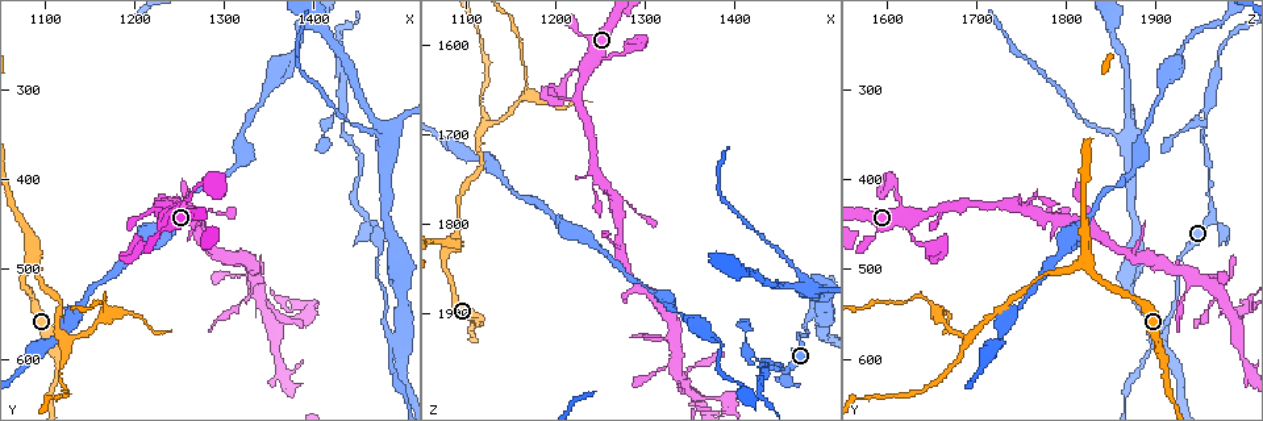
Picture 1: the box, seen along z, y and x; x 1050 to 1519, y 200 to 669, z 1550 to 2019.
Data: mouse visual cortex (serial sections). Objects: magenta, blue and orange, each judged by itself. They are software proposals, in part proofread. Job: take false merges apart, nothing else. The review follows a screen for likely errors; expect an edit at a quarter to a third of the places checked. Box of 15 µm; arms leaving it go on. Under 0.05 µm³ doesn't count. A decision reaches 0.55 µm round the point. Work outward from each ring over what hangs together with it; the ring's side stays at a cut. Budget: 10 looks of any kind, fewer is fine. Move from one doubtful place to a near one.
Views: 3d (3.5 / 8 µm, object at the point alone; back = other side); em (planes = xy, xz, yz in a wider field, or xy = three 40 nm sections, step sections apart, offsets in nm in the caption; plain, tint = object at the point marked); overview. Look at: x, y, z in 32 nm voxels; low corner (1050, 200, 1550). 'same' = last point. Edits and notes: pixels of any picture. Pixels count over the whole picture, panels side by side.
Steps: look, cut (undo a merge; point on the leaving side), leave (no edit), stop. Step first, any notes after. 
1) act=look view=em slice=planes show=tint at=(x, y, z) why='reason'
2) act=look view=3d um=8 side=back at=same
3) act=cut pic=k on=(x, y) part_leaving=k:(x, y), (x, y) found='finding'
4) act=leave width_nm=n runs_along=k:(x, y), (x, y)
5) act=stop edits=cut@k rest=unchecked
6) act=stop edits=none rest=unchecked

act=look view=3d um=3.5 at=(1435, 325, 1955) why='branch point'

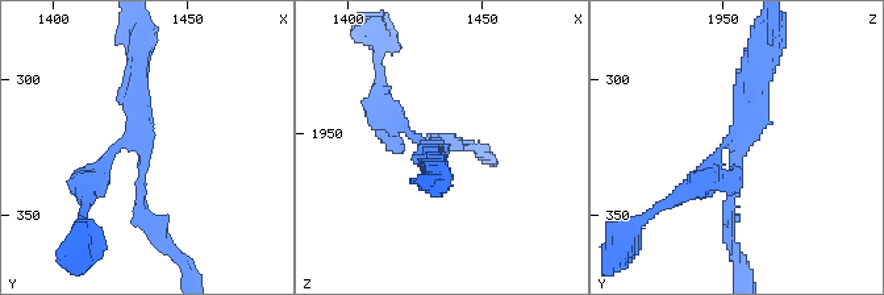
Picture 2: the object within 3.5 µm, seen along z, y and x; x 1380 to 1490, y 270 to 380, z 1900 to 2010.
act=look view=em slice=xy step=5 show=tint at=(1432, 324, 1955) arms=3 arm_widths_nm=150,250,300 why='shape alone is not enough'

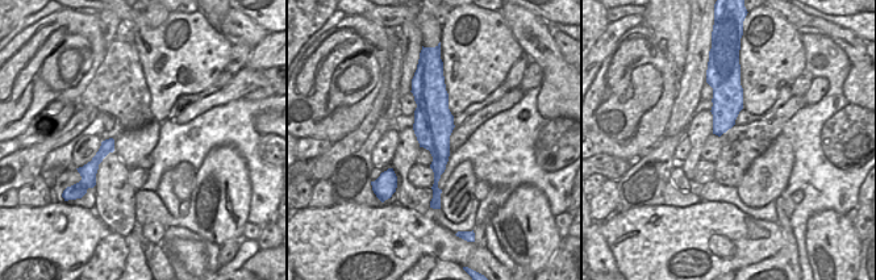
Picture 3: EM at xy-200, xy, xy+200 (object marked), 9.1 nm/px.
act=leave runs_along=3:(426, 84), (438, 145), (437, 197) found='all the same cell'

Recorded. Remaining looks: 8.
act=look view=3d um=3.5 at=(1495, 580, 1905) why='sharp bend'

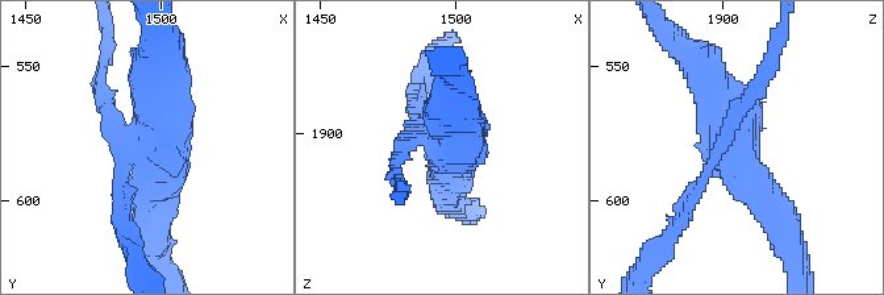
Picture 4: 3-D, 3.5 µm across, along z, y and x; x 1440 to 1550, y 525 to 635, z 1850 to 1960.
act=look view=em slice=xy step=2 show=tint at=(1495, 576, 1902)

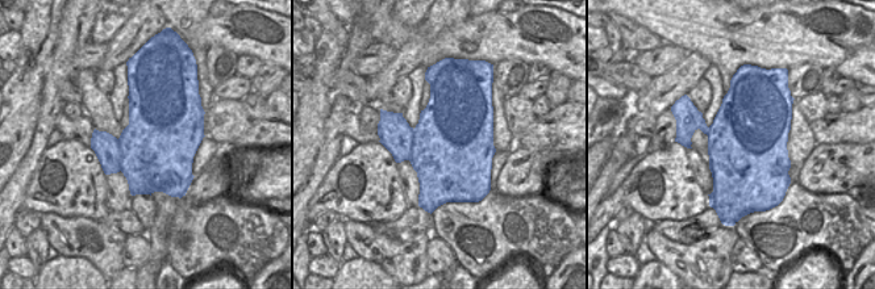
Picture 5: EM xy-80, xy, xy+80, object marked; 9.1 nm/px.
act=cut pic=4 on=(163, 117) arms=4 part_leaving=4:(130, 136), (162, 120), (158, 46) found='a second cell is stuck on'

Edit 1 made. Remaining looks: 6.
act=look view=overview why='see it whole again'

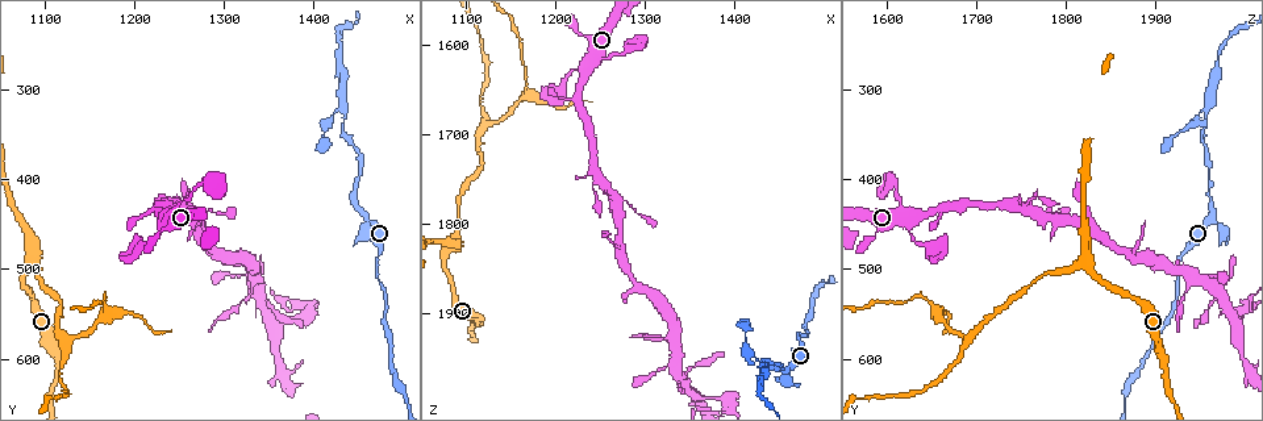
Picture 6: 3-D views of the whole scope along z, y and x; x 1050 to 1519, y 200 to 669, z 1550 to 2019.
act=look view=3d um=3.5 at=(1120, 580, 1690) why='a fork'

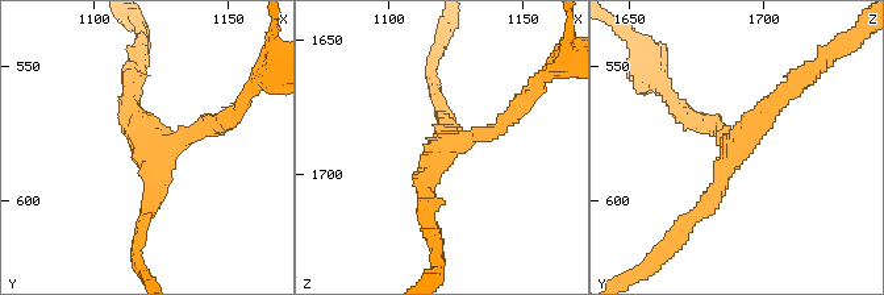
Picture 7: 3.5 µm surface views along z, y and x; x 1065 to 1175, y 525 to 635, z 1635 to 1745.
act=look view=em slice=xy step=1 show=plain at=(1121, 577, 1692) arms=3 arm_widths_nm=150,200,250

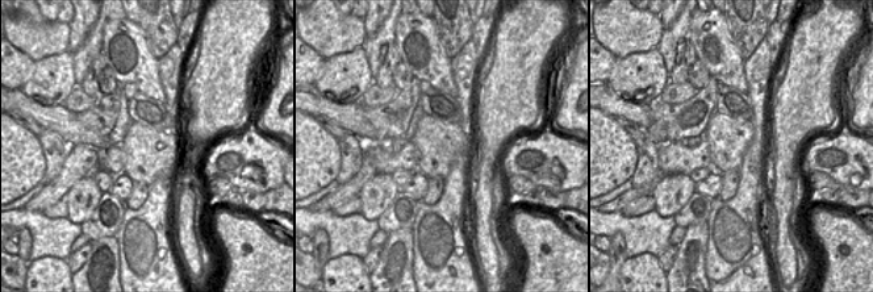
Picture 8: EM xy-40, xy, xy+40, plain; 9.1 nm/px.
act=look view=em slice=xy step=1 show=tint at=same

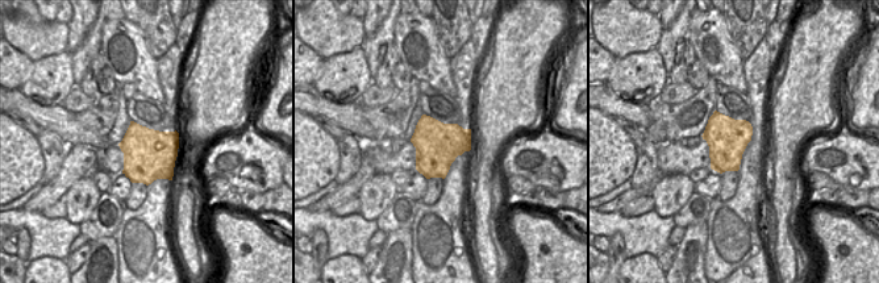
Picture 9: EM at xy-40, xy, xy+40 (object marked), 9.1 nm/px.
act=leave runs_along=7:(425, 212), (437, 156), (509, 115) found='one cell here'

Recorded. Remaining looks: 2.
act=look view=3d um=8 side=back at=(1235, 450, 1625) why='four-way junction'

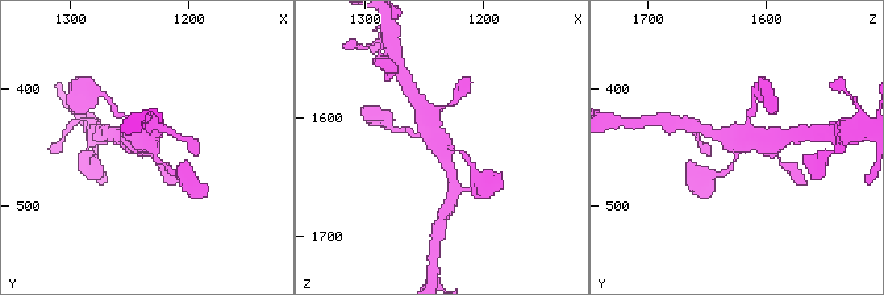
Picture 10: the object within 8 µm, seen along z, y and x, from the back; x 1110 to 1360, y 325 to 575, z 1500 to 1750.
act=look view=em slice=xy step=2 show=tint at=(1232, 450, 1624) arms=4 arm_widths_nm=100,150,300,500

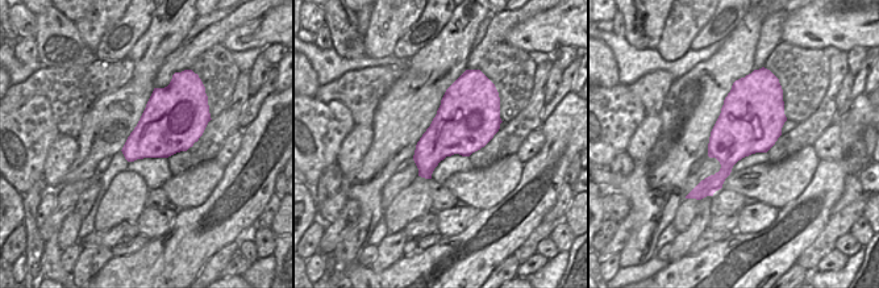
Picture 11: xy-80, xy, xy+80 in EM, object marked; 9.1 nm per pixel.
act=leave runs_along=10:(421, 112), (449, 165), (451, 177) found='continuous, no second cell'

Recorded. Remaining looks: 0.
act=stop edits=cut@4 rest=unchecked

